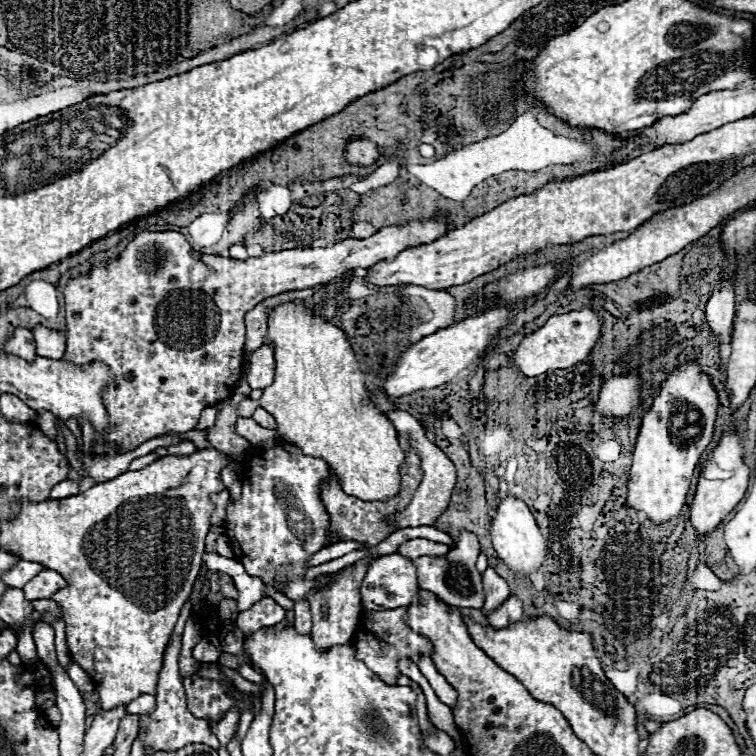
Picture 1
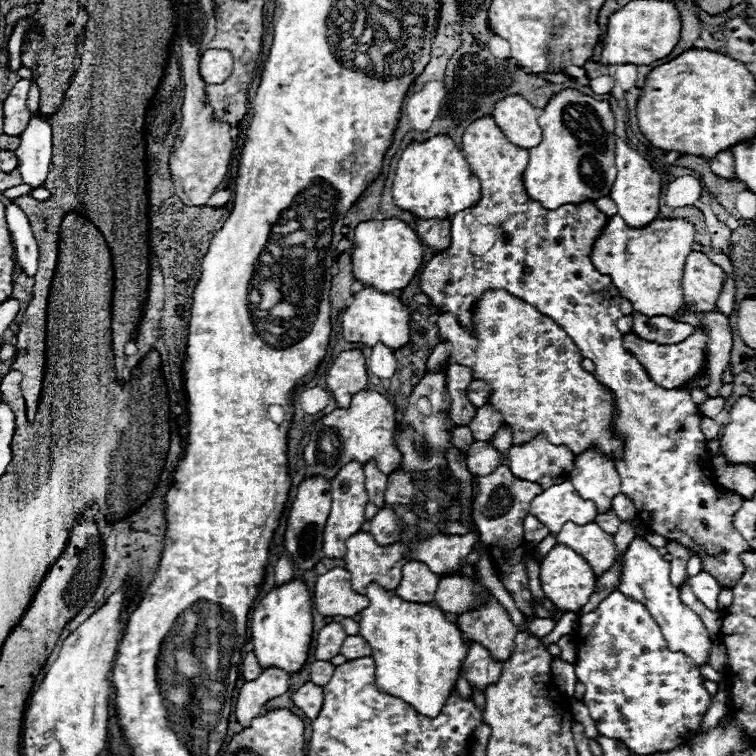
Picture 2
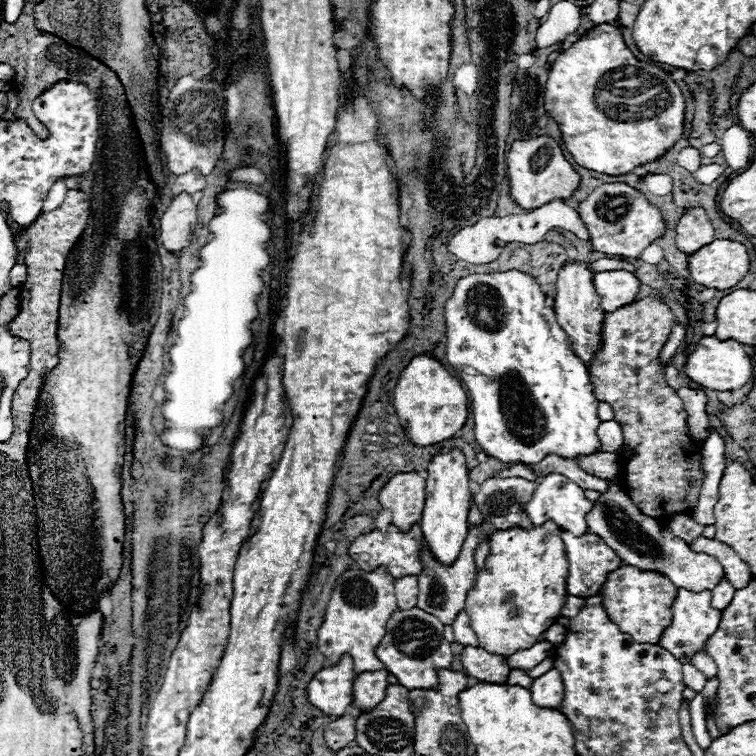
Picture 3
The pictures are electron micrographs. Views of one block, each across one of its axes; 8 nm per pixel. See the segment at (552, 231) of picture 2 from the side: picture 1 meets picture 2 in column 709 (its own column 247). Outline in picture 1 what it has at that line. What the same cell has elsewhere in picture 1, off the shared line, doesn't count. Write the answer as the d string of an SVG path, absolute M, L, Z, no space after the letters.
M278 440L268 450L252 448L242 478L242 496L240 500L230 498L226 504L224 528L234 556L250 576L262 578L276 590L282 588L290 600L308 598L312 588L330 582L328 574L314 580L302 578L308 570L306 560L330 540L330 518L318 494L320 482L328 476L330 468L322 458L306 456L294 444Z

